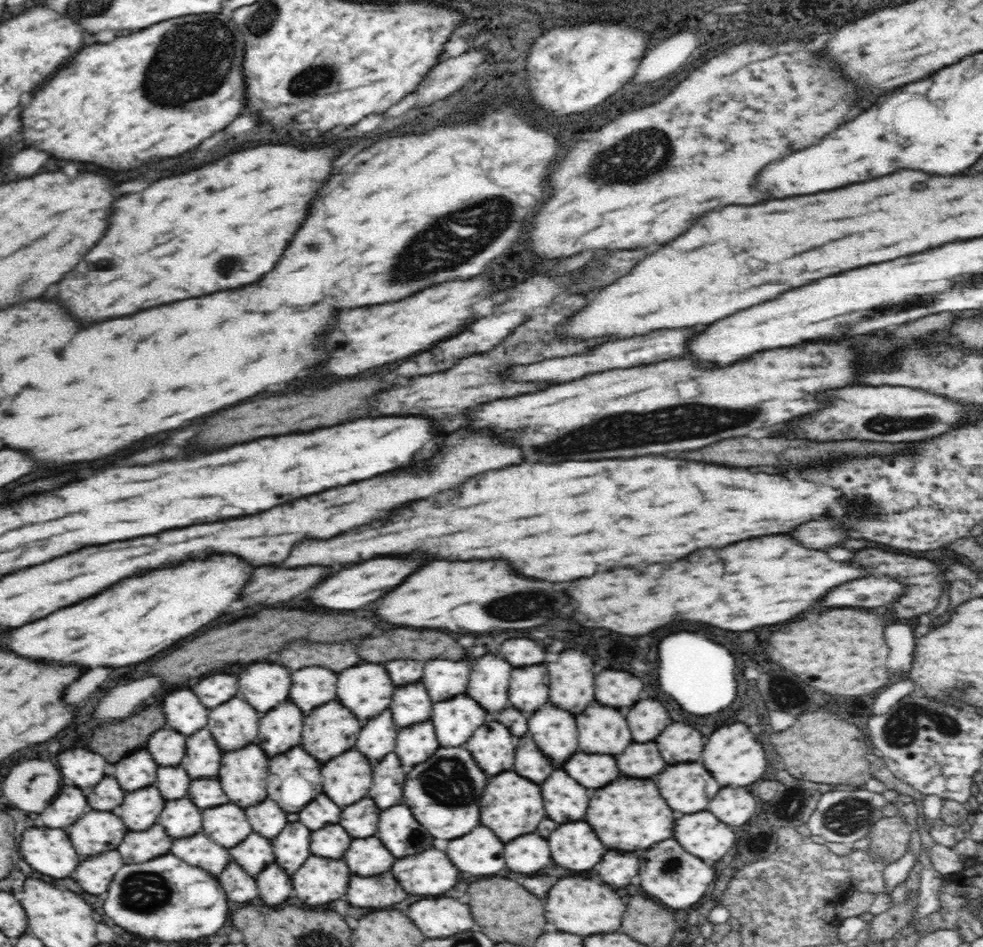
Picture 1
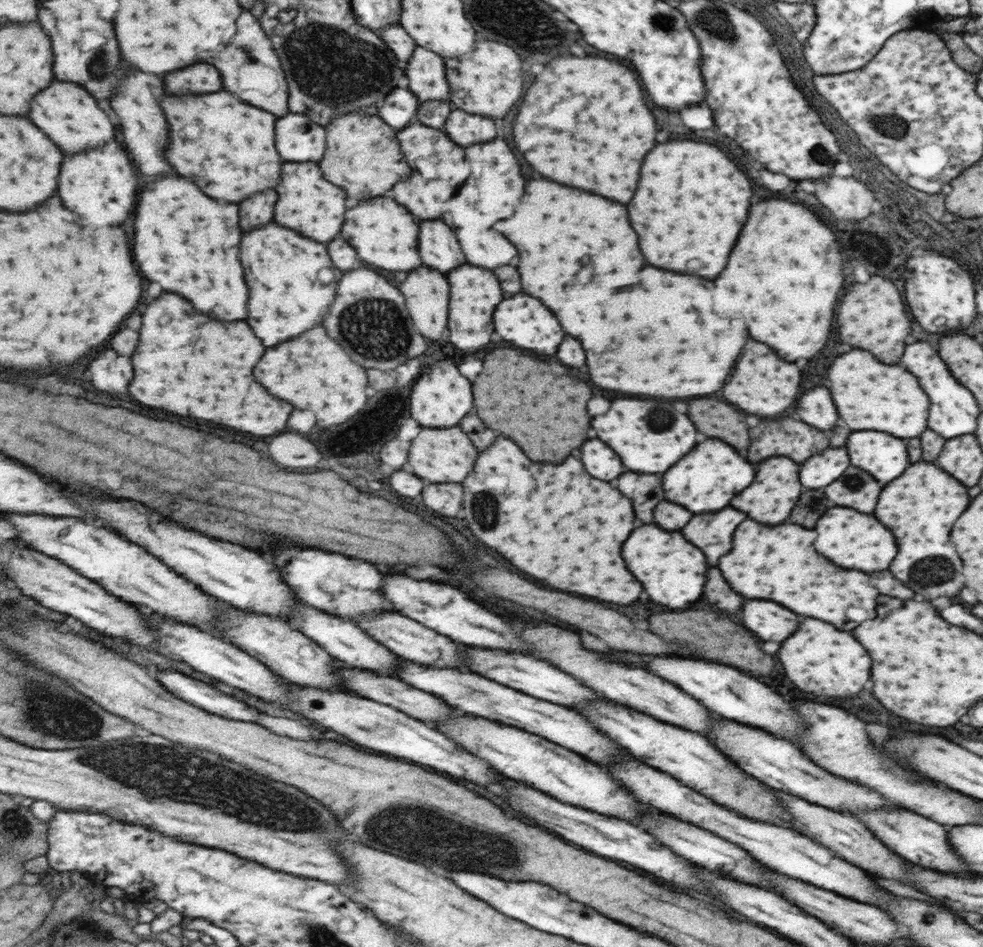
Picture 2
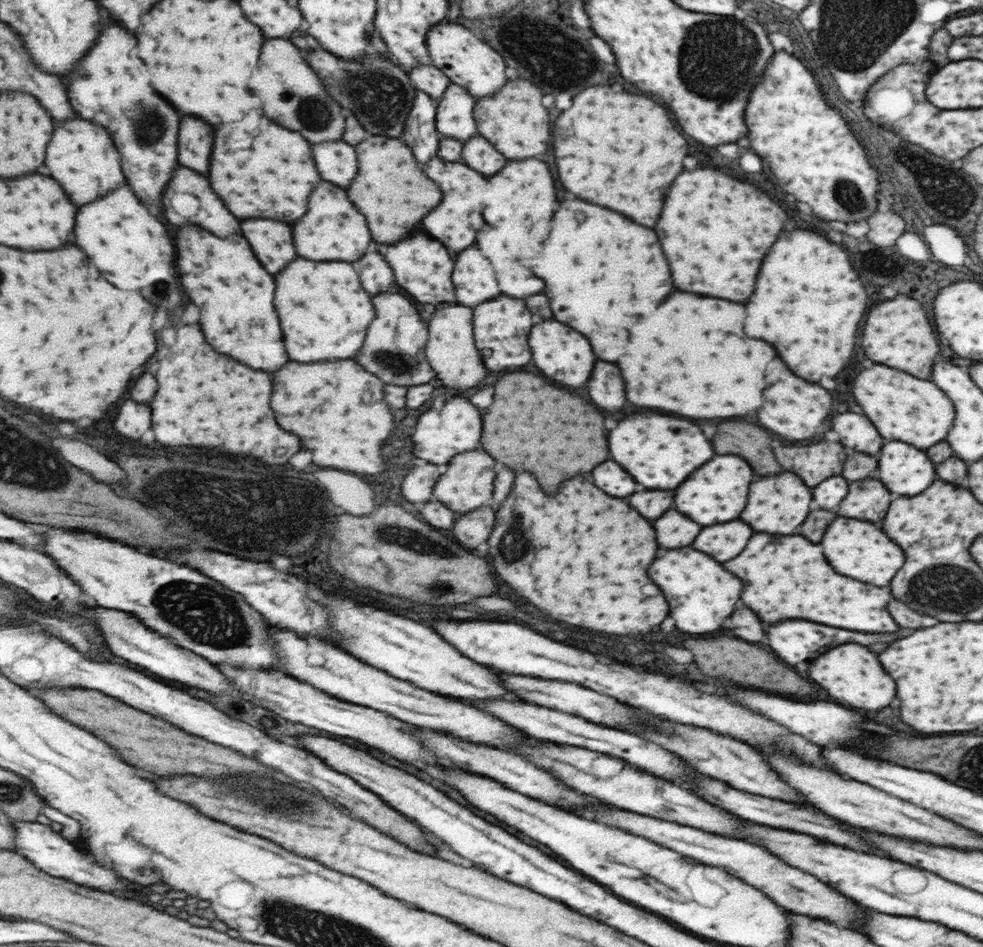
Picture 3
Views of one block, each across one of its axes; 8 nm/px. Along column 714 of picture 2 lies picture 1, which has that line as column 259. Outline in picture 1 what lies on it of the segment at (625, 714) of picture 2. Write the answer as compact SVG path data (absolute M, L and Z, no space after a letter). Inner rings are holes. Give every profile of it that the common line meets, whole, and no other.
M248 744L234 752L224 752L224 764L220 766L220 784L228 792L230 802L248 806L266 796L268 754L260 744Z

